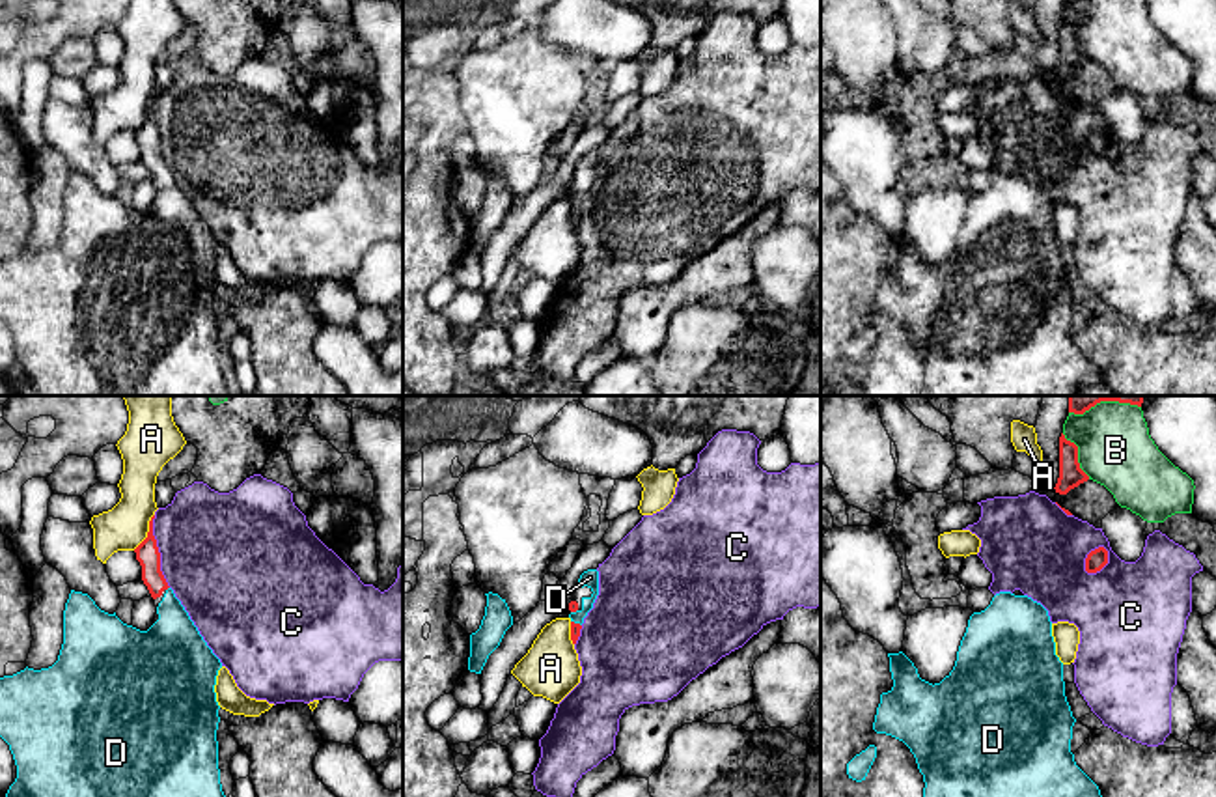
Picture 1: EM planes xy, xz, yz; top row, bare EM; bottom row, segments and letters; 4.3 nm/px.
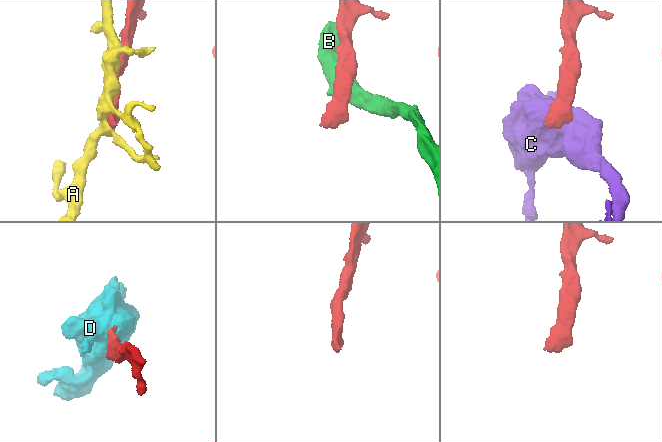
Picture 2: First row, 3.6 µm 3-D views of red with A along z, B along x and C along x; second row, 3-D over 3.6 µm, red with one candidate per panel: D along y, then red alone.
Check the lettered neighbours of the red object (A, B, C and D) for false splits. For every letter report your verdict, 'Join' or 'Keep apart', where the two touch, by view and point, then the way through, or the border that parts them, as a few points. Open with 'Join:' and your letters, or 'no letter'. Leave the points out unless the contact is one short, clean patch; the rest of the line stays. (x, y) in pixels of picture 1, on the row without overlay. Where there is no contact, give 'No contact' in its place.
Join: D
A: Keep apart. Touches red at xy (148, 114)
B: Keep apart. Touches red at yz (1077, 38)
C: Keep apart. Touches red at xy (157, 133)
D: Join. Touches red at xz (577, 206). Path across: xz (575, 209), (577, 206), (594, 178), (590, 159)

